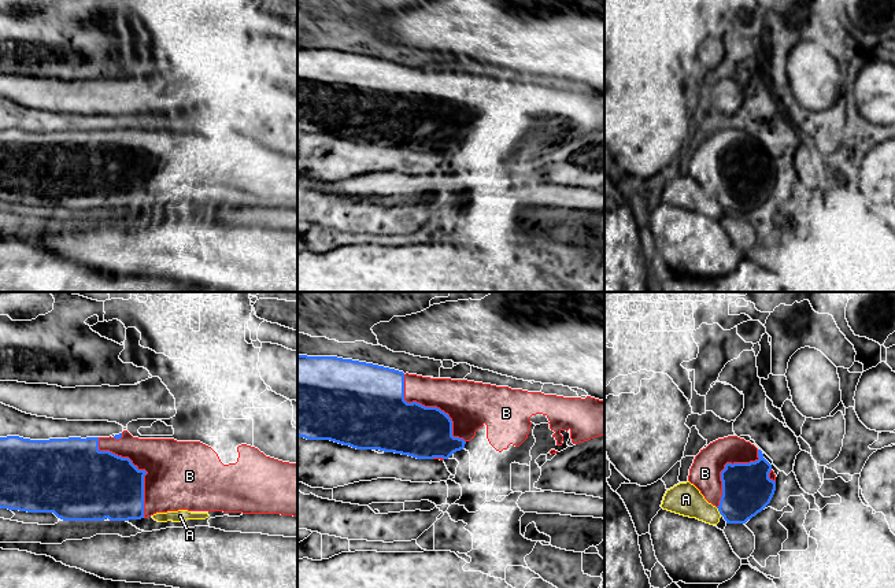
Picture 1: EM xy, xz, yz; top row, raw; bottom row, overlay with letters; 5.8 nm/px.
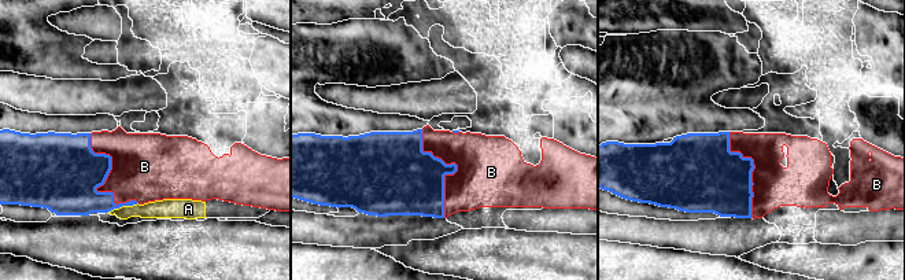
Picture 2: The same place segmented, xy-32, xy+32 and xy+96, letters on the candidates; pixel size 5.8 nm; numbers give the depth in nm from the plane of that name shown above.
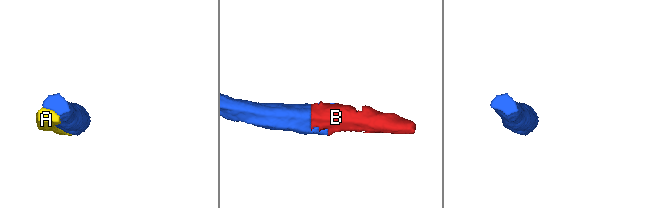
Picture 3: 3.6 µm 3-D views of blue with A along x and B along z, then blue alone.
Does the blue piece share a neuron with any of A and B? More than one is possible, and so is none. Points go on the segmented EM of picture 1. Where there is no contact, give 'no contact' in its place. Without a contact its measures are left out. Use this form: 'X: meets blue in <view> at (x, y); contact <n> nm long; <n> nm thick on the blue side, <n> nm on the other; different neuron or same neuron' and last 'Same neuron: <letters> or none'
A: meets blue in yz at (718, 510); contact 60 nm long; 300 nm thick on the blue side, 190 nm on the other; different neuron
B: meets blue in xy at (140, 470); contact 550 nm long; 400 nm thick on the blue side, 400 nm on the other; same neuron
Same neuron: B

